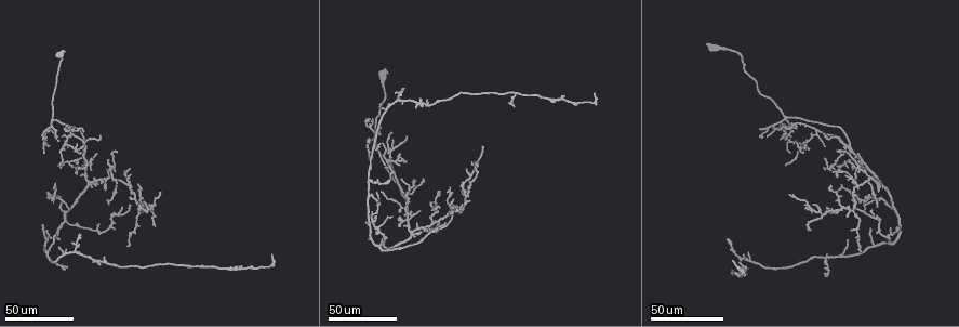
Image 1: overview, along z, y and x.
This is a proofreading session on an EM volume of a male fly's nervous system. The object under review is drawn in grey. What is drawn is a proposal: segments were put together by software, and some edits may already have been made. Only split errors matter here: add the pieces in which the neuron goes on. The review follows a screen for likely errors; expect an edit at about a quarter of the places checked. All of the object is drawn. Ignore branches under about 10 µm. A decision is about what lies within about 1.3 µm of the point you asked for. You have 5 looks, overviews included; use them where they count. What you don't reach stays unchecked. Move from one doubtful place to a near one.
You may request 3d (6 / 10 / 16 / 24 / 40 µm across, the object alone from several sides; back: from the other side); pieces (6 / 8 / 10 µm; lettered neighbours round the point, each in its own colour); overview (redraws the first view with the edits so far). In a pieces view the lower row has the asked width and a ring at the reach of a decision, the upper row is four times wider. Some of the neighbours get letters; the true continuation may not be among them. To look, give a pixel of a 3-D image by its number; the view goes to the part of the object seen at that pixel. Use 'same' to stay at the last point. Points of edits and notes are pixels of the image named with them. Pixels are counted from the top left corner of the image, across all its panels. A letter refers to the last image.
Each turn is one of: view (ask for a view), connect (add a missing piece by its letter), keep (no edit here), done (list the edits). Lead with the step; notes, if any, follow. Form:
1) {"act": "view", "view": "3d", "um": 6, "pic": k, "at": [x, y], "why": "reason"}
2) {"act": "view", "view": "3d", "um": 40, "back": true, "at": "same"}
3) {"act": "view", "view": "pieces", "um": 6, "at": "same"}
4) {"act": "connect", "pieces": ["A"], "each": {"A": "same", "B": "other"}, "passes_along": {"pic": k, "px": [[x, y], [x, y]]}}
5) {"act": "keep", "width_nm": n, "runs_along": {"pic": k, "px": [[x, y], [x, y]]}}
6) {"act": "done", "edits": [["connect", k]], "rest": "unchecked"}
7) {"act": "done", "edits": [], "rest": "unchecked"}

{"act": "view", "view": "3d", "um": 24, "pic": 1, "at": [748, 253], "why": "free end"}

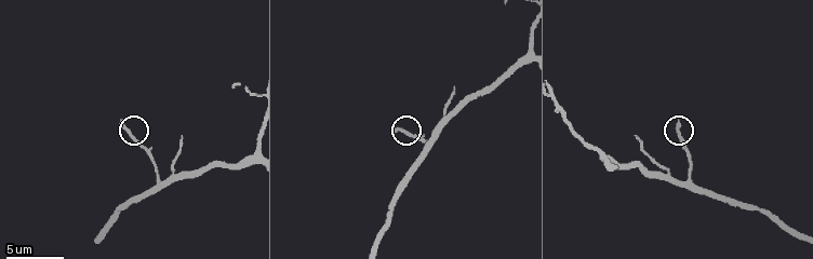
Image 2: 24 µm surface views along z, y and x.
{"act": "view", "view": "pieces", "um": 8, "pic": 2, "at": [678, 122]}

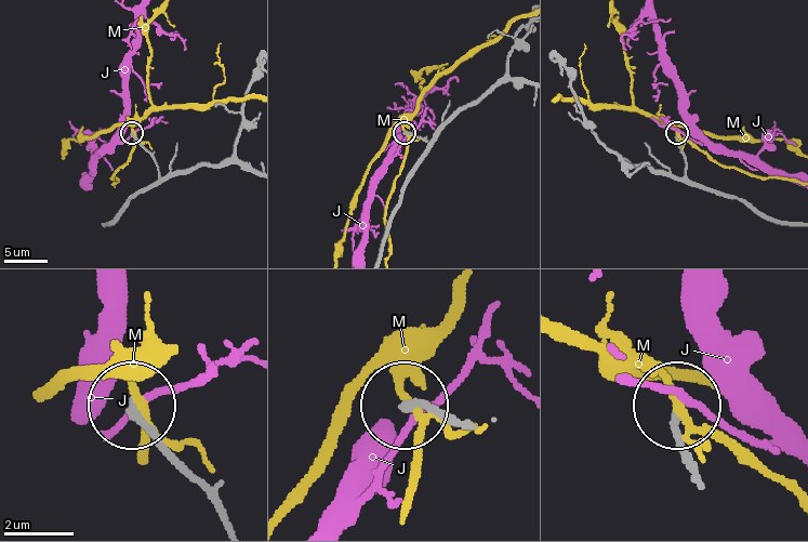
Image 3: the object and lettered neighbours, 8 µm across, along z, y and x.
{"act": "keep", "each": {"J": "other", "M": "other"}, "runs_along": {"pic": 3, "px": [[114, 217], [158, 175], [155, 158], [132, 133]]}, "found": "none of them fits"}

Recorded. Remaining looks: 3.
{"act": "view", "view": "3d", "um": 24, "pic": 1, "at": [592, 94], "why": "branch stops here"}

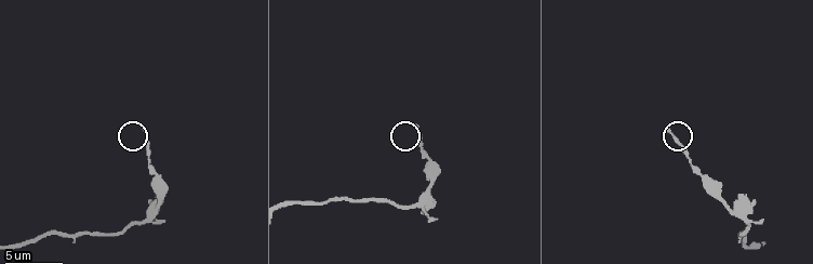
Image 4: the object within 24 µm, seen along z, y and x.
{"act": "view", "view": "pieces", "um": 6, "pic": 4, "at": [668, 131]}

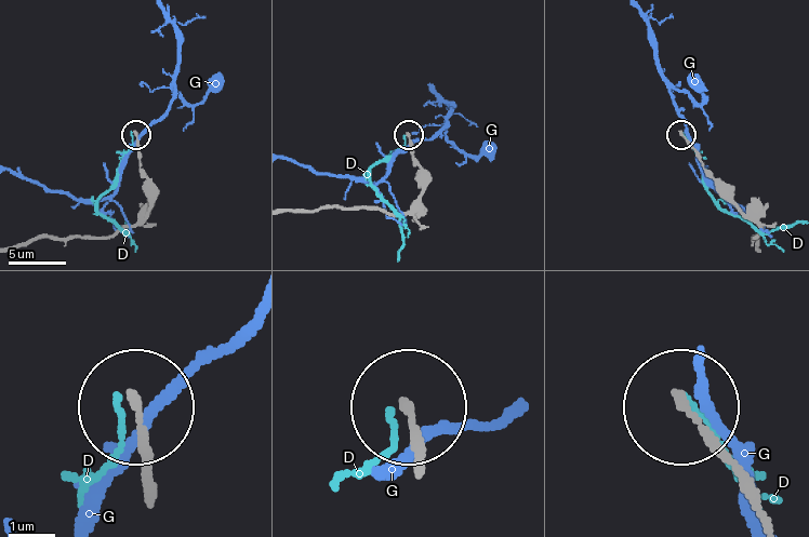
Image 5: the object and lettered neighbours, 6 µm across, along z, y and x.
{"act": "keep", "width_nm": 170, "each": {"D": "other", "G": "other"}, "found": "no lettered piece goes on from it"}

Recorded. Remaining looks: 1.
{"act": "done", "edits": [], "rest": "unchecked"}

